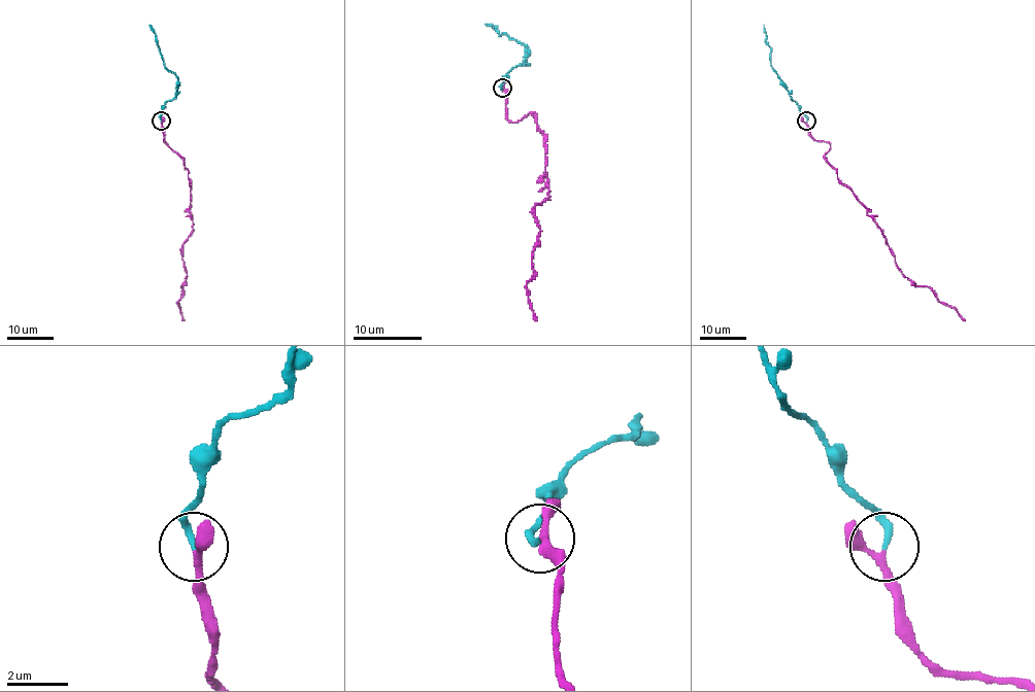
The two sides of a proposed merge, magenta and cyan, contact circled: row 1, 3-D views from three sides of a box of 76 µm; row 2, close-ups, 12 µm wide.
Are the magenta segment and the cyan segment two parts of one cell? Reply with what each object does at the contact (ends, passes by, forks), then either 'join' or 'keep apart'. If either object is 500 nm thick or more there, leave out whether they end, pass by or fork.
magenta passes by | cyan ends | join

